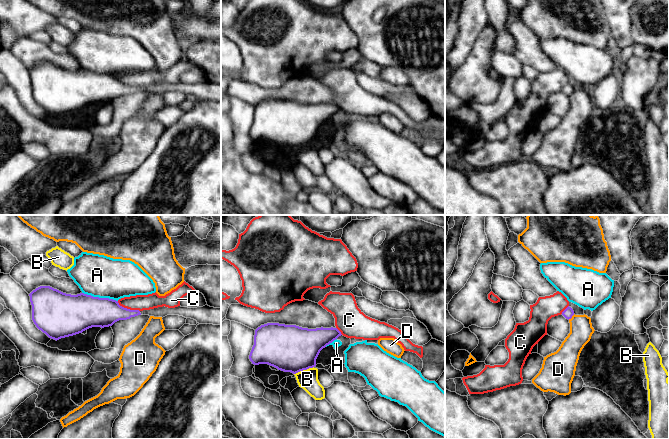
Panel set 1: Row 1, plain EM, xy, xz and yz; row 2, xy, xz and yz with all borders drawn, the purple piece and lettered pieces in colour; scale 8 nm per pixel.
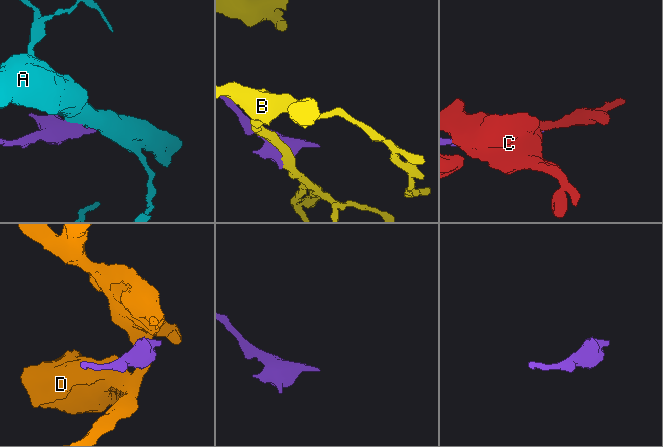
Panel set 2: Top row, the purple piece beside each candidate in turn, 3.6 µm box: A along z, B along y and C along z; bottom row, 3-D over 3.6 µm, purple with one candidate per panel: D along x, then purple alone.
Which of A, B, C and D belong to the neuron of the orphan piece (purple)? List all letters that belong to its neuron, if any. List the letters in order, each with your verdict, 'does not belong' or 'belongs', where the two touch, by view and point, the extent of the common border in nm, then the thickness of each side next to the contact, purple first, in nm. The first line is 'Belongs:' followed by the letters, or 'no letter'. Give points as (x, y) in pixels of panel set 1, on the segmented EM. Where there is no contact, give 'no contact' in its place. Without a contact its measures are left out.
Belongs: no letter
A: does not belong; contact xy (100, 298); length 300 nm; calibres 300 and 340 nm
B: does not belong; contact xz (303, 369); length 170 nm; calibres 380 and 160 nm
C: does not belong; contact xy (128, 309); length 200 nm; calibres 240 and 130 nm
D: does not belong; contact yz (571, 317); length 70 nm; calibres 80 and 190 nm

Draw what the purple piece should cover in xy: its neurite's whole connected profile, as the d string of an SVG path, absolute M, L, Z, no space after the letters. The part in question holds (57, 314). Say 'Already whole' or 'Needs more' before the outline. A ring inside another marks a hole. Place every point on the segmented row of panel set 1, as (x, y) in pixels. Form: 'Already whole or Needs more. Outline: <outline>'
Needs more. Outline: M40 286L30 294L32 305L32 320L36 327L45 333L49 338L59 340L73 336L92 327L109 327L119 320L127 320L138 315L149 315L154 317L165 317L167 315L179 315L191 318L199 324L221 325L221 308L214 308L208 305L197 308L188 307L158 307L150 310L130 310L119 305L118 301L109 298L99 298L80 293L71 295L63 293L50 286Z

